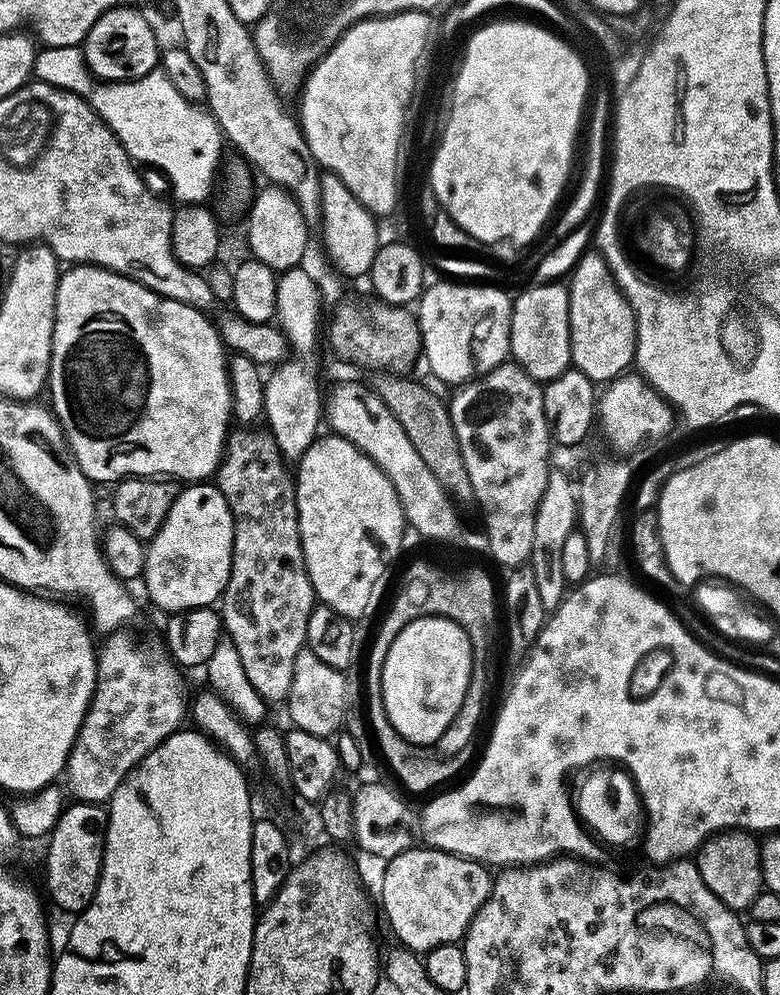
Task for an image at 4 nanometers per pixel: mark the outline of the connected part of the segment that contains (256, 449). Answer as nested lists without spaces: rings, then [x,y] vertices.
[[[248,426],[242,430],[245,432],[231,433],[224,461],[214,477],[214,483],[230,502],[230,508],[236,519],[232,573],[222,597],[224,628],[227,637],[241,655],[246,678],[262,699],[275,706],[275,704],[287,705],[292,699],[298,654],[305,651],[310,618],[318,607],[318,601],[304,557],[293,469],[285,460],[271,431],[259,432],[259,430],[259,427]]]

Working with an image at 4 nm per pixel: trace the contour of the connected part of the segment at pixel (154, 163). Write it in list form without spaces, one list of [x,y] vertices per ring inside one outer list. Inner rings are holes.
[[[50,48],[41,51],[36,58],[35,79],[41,84],[61,88],[81,96],[94,111],[104,119],[106,126],[116,135],[118,142],[127,150],[137,165],[149,164],[152,168],[161,168],[172,179],[176,187],[176,196],[181,205],[207,205],[212,191],[216,188],[216,171],[220,168],[220,155],[226,149],[226,137],[216,117],[199,103],[192,103],[175,89],[164,70],[152,72],[141,80],[127,80],[124,84],[101,82],[92,75],[88,63],[80,48]]]

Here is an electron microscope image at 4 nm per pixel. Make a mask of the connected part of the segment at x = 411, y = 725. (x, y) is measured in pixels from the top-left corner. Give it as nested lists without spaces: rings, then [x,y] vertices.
[[[426,618],[406,626],[384,667],[384,701],[394,730],[413,746],[436,746],[458,718],[470,690],[474,645],[468,631],[453,620]]]

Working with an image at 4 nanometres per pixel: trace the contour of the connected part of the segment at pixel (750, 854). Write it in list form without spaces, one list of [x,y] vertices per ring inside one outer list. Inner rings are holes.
[[[733,829],[714,836],[697,853],[696,865],[707,888],[737,914],[749,911],[763,893],[761,847],[757,835],[743,829]]]

